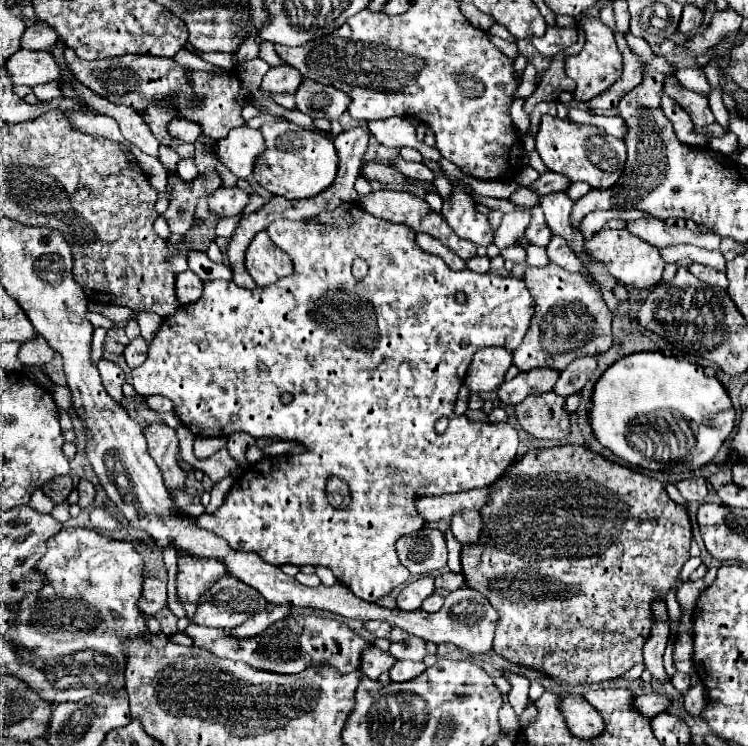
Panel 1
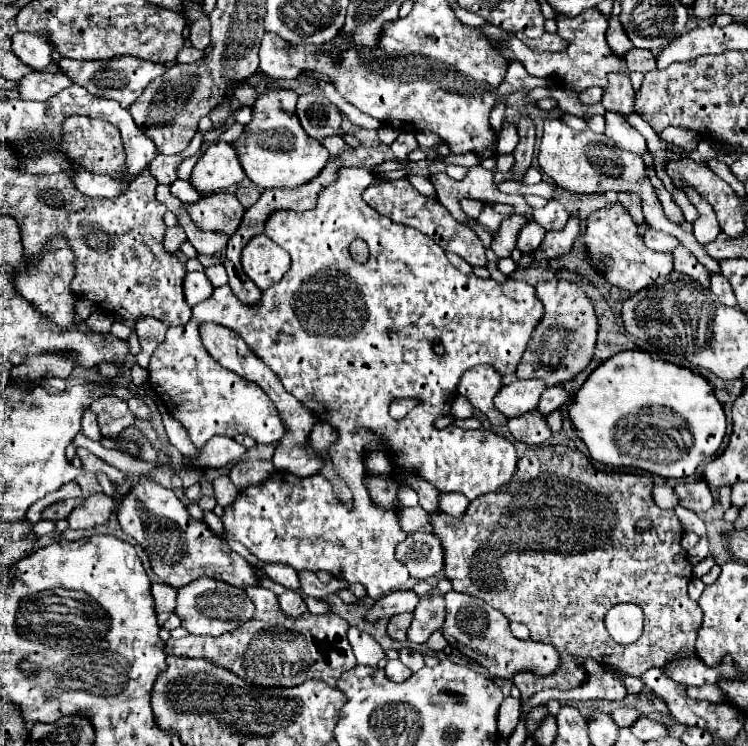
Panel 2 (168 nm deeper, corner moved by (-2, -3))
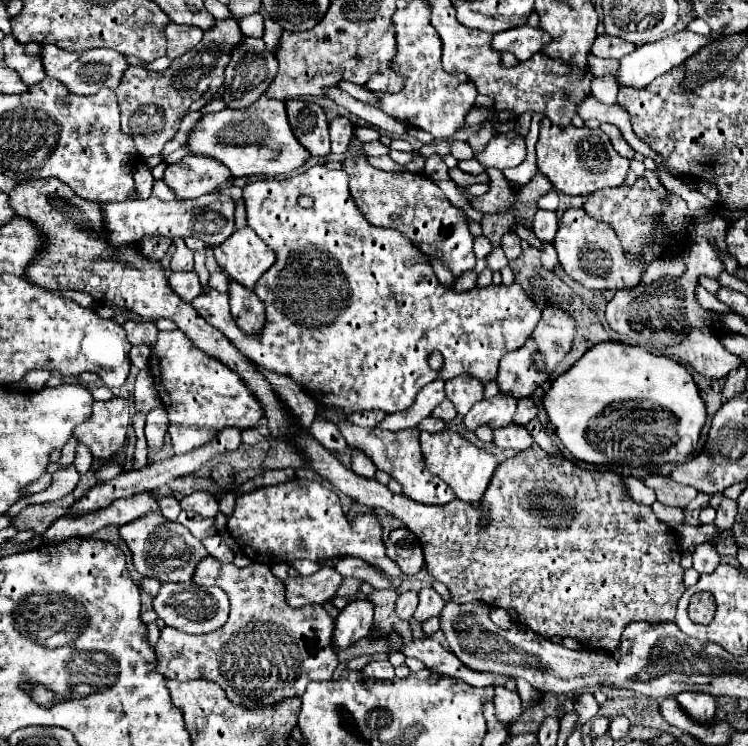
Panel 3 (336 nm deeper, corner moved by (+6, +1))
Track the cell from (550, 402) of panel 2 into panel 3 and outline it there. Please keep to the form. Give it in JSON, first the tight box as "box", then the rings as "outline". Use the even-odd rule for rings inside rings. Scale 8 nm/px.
{"box":[511,397,537,425],"outline":[[[525,397],[525,399],[519,399],[517,413],[513,415],[513,421],[511,423],[515,423],[515,425],[527,425],[535,415],[537,415],[537,407],[535,407],[533,399]]]}

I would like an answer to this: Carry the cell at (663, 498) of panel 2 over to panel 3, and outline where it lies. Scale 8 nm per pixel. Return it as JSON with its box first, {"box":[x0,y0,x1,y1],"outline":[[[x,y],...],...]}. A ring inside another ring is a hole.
{"box":[623,477,655,505],"outline":[[[623,477],[623,485],[627,487],[627,495],[633,497],[635,503],[641,503],[641,505],[653,505],[655,503],[655,491],[649,489],[641,479],[635,479],[635,477]]]}

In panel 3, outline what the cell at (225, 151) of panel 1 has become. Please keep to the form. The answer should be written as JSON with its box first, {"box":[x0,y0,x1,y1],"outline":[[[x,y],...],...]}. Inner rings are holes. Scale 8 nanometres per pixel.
{"box":[163,155,231,199],"outline":[[[187,155],[179,163],[169,165],[163,175],[163,181],[175,191],[177,199],[197,199],[213,193],[227,179],[231,179],[231,175],[221,163],[197,155]]]}

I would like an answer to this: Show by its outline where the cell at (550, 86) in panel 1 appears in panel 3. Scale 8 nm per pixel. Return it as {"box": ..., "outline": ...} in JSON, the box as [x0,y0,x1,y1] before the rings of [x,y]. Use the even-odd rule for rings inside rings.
{"box":[481,215,515,247],"outline":[[[491,215],[489,219],[481,219],[483,235],[491,241],[493,247],[501,245],[501,237],[507,233],[507,229],[515,223],[515,215]]]}

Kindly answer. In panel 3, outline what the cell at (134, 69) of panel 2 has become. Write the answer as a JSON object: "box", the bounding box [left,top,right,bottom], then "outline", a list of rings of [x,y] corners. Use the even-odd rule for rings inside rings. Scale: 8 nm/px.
{"box":[41,43,129,95],"outline":[[[49,43],[41,45],[41,61],[43,61],[45,73],[65,83],[65,87],[69,87],[69,91],[75,95],[93,95],[101,87],[117,87],[121,83],[121,75],[129,67],[125,57],[117,51],[89,49],[85,53],[71,53],[71,51],[61,51],[59,47]]]}

